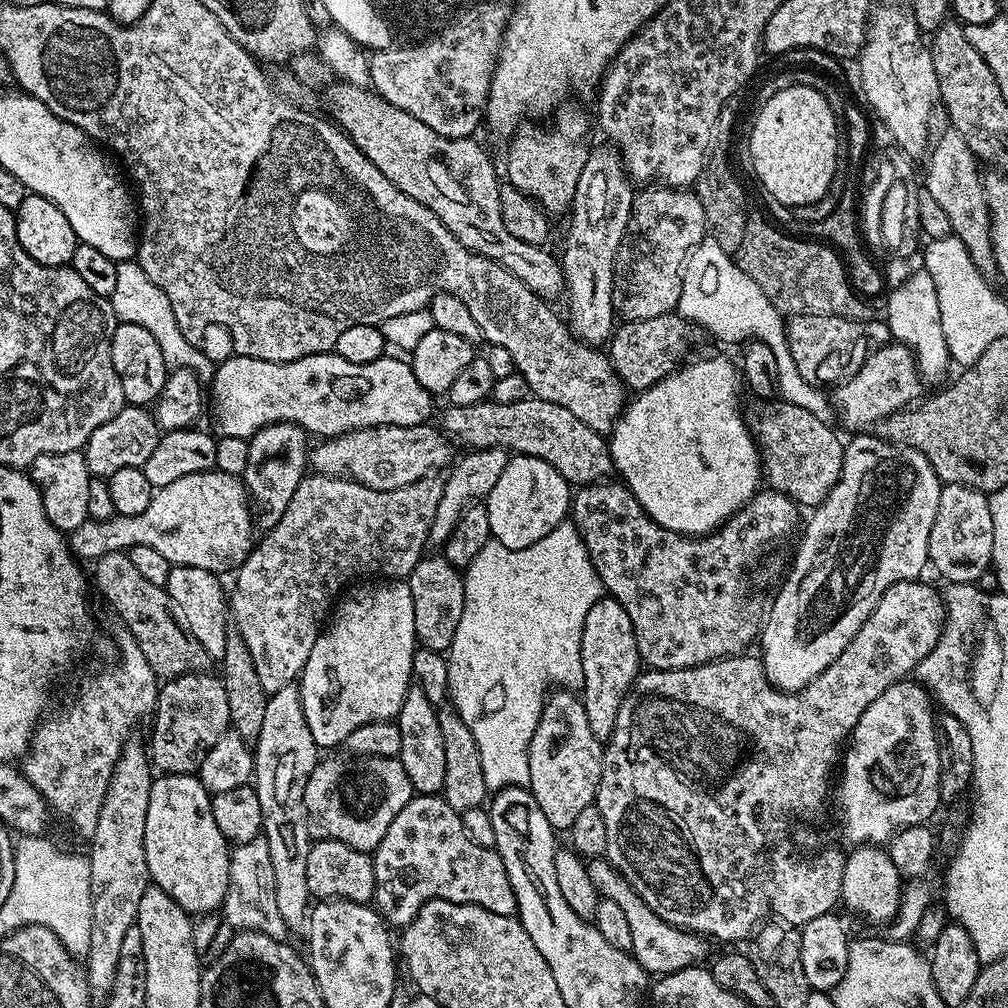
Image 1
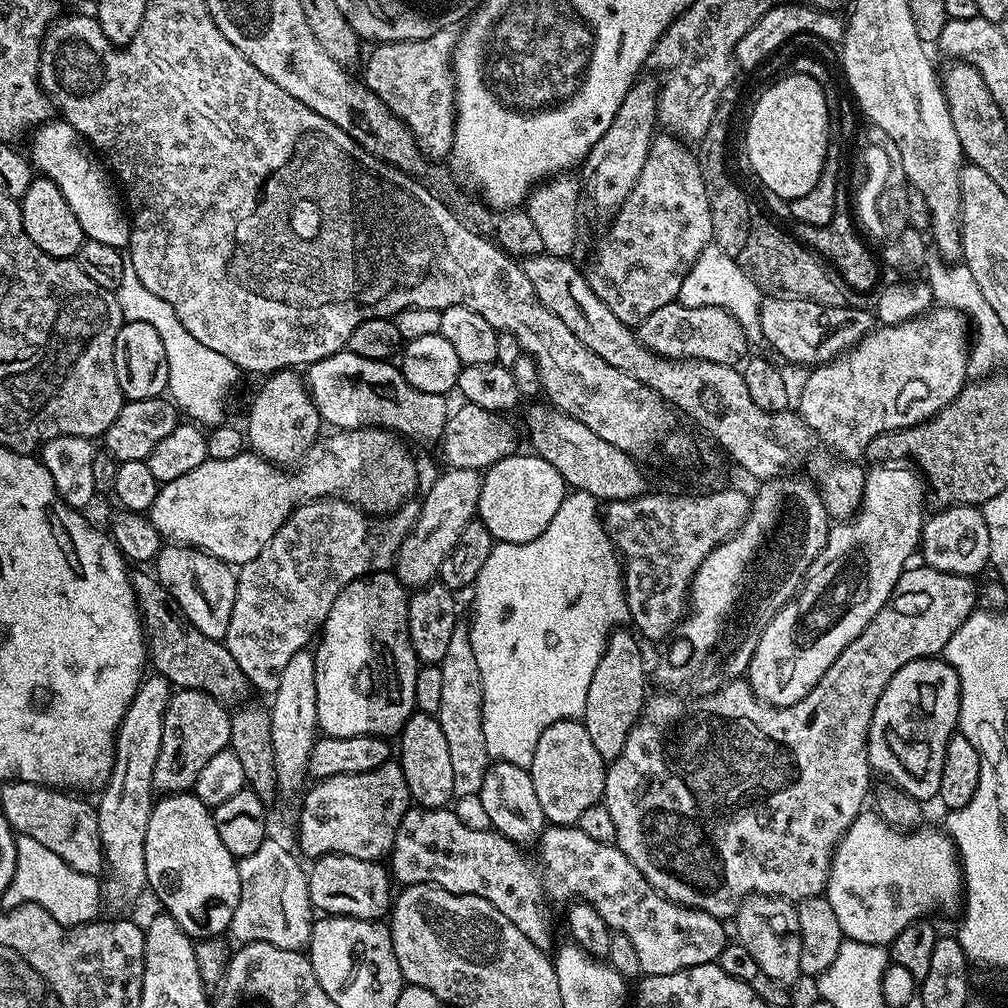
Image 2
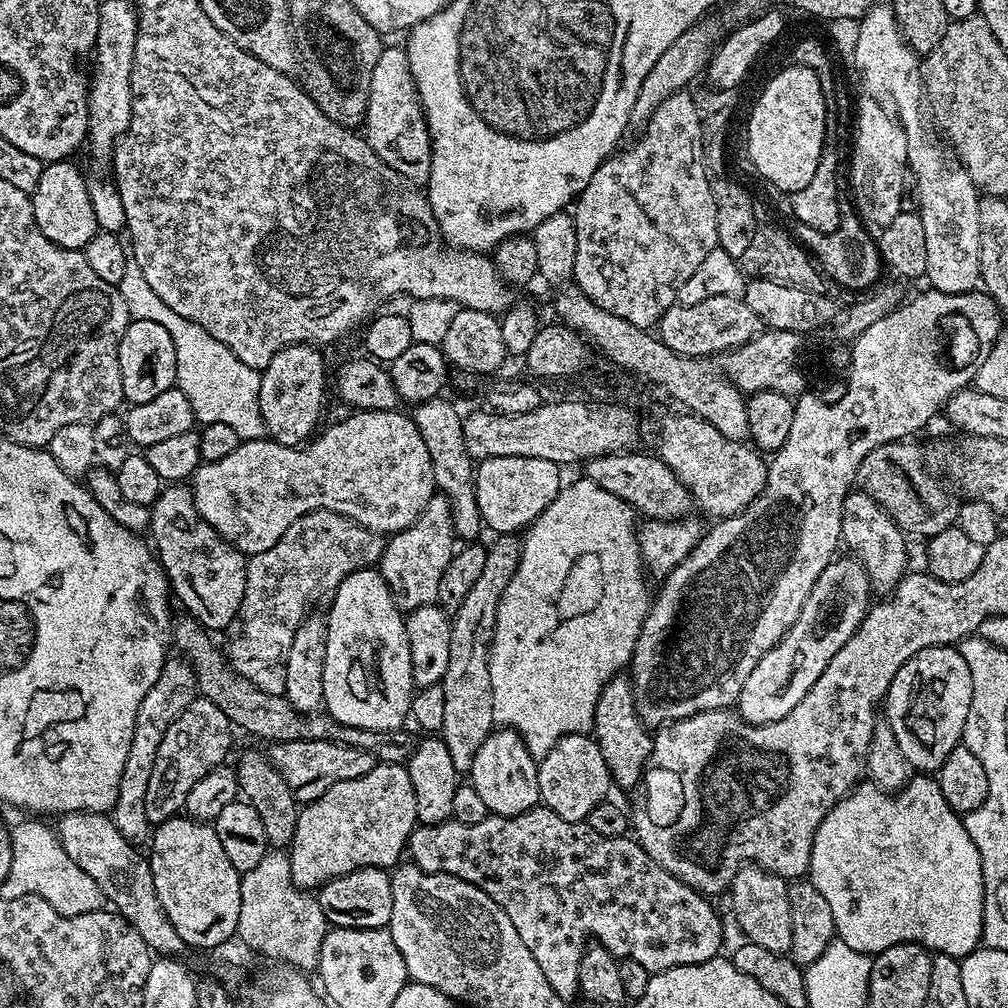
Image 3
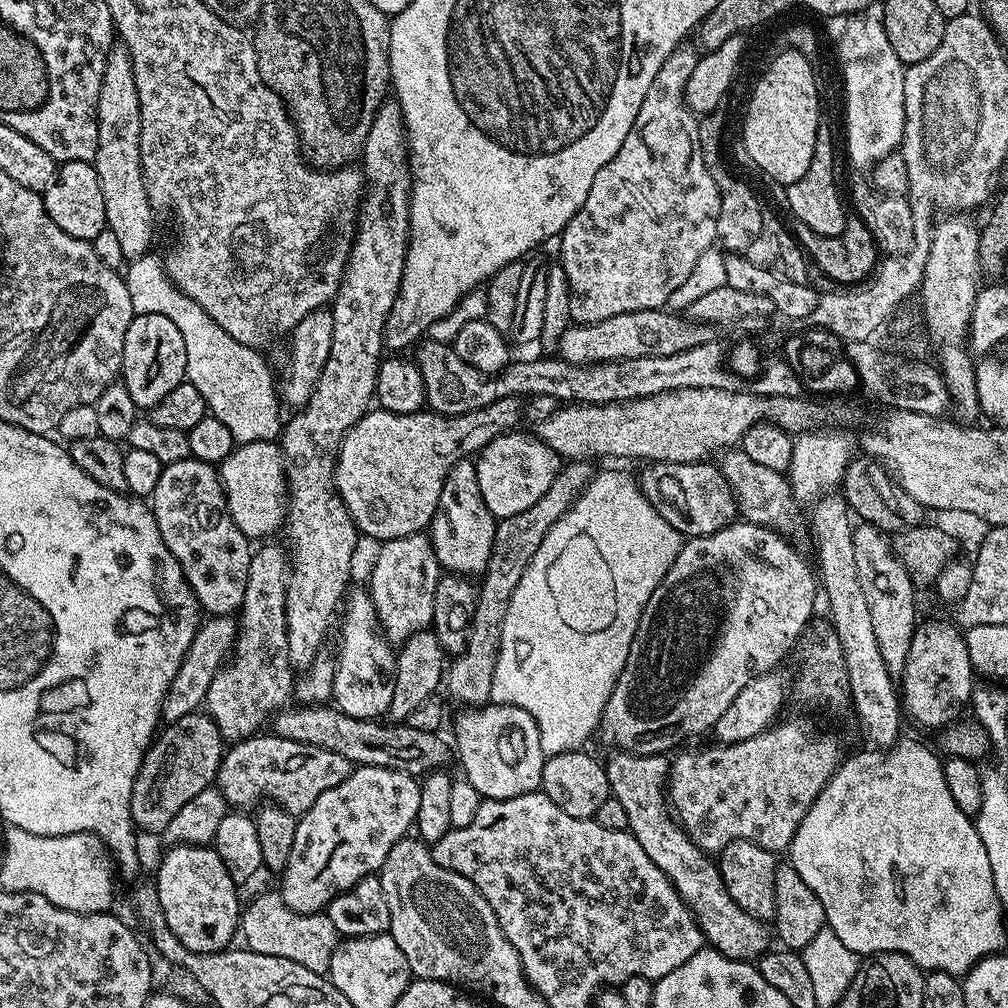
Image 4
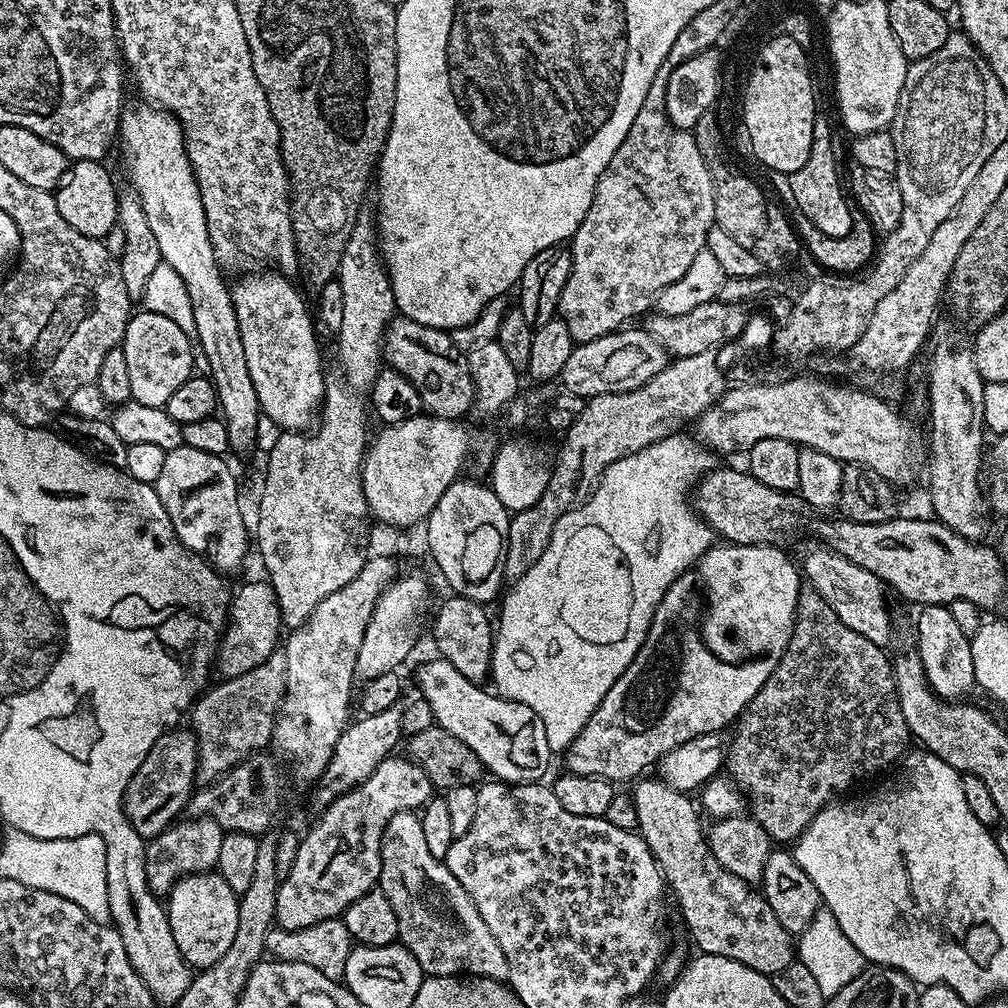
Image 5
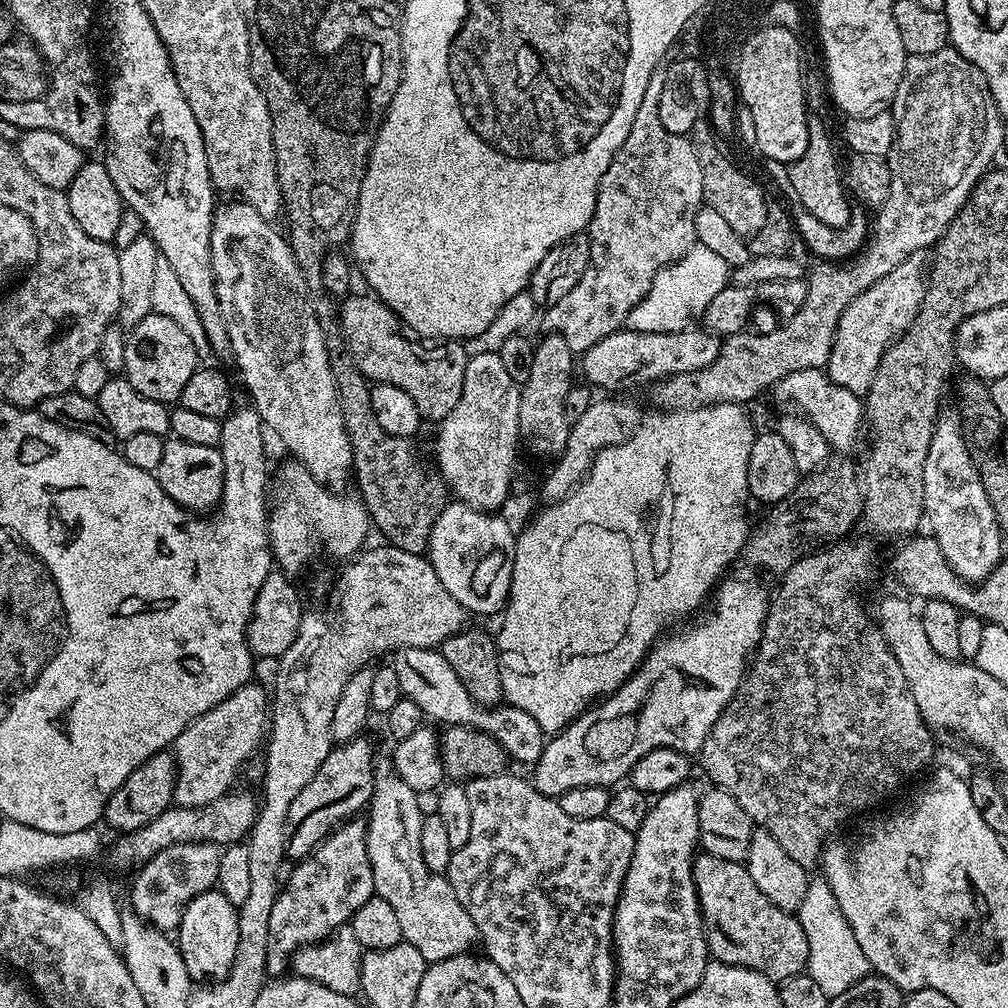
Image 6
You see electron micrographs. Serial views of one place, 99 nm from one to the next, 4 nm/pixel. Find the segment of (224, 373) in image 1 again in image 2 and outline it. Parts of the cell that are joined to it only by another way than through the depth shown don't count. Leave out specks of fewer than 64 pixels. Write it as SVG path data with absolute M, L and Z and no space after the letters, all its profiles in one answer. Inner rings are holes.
M347 350L307 365L306 383L321 421L332 430L386 428L428 444L439 441L450 415L444 396L414 390L395 363L362 358Z

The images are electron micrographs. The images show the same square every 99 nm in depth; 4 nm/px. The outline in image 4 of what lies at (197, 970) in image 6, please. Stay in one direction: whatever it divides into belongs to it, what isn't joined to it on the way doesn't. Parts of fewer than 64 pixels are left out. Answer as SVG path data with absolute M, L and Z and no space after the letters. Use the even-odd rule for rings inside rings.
M178 844L167 849L169 852L160 860L154 883L158 890L158 902L162 902L162 914L166 914L166 926L174 930L174 938L195 952L222 952L233 943L232 935L237 935L242 920L242 900L236 897L238 886L226 874L222 858L218 858L215 847L200 844Z

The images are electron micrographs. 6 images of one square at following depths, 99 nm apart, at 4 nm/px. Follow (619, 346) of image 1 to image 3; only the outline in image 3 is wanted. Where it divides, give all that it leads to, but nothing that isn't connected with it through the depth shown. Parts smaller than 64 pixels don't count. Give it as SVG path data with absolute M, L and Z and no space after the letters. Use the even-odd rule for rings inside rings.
M739 295L715 296L706 298L706 302L681 304L679 302L667 308L658 321L660 341L679 356L694 356L697 358L715 357L717 354L729 352L732 348L742 346L760 335L762 325L758 314L746 306Z

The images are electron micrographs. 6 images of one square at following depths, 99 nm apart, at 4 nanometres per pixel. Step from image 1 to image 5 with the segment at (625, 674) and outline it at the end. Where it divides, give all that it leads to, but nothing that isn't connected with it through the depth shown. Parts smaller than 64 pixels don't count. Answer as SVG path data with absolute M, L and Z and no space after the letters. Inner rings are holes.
M648 778L637 779L634 784L636 789L631 789L630 792L634 810L638 810L638 831L664 873L671 895L672 892L676 895L680 916L684 919L693 942L700 947L697 949L705 956L721 956L734 962L742 962L742 966L750 966L750 970L758 970L769 978L786 970L786 966L790 966L798 956L793 933L785 930L782 922L778 922L774 910L770 910L763 895L753 885L742 882L742 878L734 878L734 874L730 874L730 870L726 870L722 862L714 858L708 845L705 825L700 825L701 813L698 808L696 813L696 808L692 805L693 797L674 790L659 778L644 779Z

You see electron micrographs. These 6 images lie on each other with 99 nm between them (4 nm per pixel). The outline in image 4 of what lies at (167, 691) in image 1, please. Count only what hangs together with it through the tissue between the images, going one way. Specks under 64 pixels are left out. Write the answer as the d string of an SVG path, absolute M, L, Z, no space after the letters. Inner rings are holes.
M203 711L188 713L169 723L164 729L153 739L142 766L136 772L130 798L132 822L141 833L162 834L170 826L174 814L178 814L178 810L182 810L182 806L186 806L190 798L213 787L220 769L220 760L226 751L224 735L211 716Z

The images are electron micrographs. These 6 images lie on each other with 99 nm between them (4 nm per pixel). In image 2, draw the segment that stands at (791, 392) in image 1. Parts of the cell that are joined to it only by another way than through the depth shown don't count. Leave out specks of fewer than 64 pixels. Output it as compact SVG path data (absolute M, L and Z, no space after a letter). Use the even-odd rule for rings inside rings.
M713 242L706 250L702 250L702 254L698 254L698 262L694 262L690 274L686 274L678 302L682 306L718 306L734 314L734 318L738 318L740 325L746 329L749 341L756 342L761 339L761 299L762 289L744 273L744 267L740 265L739 259L726 254Z

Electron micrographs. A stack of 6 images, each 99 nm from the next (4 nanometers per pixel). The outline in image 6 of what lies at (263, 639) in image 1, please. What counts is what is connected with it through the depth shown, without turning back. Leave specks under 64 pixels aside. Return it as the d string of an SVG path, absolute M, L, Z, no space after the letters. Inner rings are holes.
M249 682L234 690L230 698L218 702L214 710L206 710L206 714L178 734L174 745L176 781L172 799L175 807L206 806L227 796L240 767L259 744L261 747L270 724L270 692L256 683Z

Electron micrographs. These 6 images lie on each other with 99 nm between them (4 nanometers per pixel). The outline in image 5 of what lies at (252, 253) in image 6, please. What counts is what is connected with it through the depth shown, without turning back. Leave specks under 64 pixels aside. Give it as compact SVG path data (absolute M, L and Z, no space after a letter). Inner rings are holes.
M271 271L265 276L256 276L253 280L231 285L234 314L238 314L238 330L242 334L242 347L246 350L246 370L250 370L261 413L271 418L281 430L304 430L313 423L324 402L326 364L320 361L320 346L316 342L318 332L309 305L308 308L304 305L303 298L288 281L291 279L287 275Z

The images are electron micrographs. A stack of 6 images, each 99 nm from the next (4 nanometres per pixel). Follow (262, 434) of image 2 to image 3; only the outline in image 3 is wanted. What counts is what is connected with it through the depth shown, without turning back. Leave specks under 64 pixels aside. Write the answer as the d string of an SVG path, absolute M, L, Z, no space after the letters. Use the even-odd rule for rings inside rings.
M291 344L278 350L278 354L274 354L274 358L270 358L268 365L260 372L258 406L264 431L280 444L303 445L317 431L316 423L324 408L324 356L320 352L323 351L315 344Z

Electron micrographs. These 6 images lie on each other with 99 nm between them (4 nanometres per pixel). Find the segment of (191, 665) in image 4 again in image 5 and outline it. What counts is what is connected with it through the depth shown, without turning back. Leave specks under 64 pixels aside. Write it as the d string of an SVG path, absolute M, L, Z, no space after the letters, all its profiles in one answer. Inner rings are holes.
M266 580L250 582L244 585L237 594L235 591L226 614L228 621L221 633L214 662L217 673L220 672L219 675L223 679L246 674L247 670L260 666L270 654L277 651L284 628L277 596L274 594L272 585ZM279 638L280 641L278 642Z

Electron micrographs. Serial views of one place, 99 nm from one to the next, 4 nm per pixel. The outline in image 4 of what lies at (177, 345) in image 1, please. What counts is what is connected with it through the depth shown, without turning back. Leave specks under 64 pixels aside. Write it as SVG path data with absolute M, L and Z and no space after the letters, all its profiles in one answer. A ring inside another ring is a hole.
M155 254L139 256L138 259L131 261L127 268L128 272L125 271L123 277L126 290L130 290L133 313L166 314L166 318L170 318L170 322L178 326L178 331L182 334L182 342L186 342L187 383L194 385L198 389L198 394L202 394L210 415L218 418L218 422L222 422L229 428L230 434L234 434L237 445L275 441L282 432L282 416L280 420L282 401L278 395L277 381L275 379L272 381L272 372L268 369L267 362L260 357L261 353L250 346L242 346L234 342L234 338L230 338L230 334L226 334L226 330L222 330L222 326L218 326L218 322L214 322L214 318L210 318L210 314L202 310L202 306L198 306L196 302L186 298L186 294L177 290L172 284L172 279L168 277L159 255L157 257Z

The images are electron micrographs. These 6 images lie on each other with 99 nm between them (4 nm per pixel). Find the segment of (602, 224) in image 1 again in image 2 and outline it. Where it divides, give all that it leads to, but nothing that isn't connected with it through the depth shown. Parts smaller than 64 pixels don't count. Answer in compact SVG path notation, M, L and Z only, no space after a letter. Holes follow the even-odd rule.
M637 79L630 86L626 98L622 98L622 106L618 106L618 114L614 114L614 122L610 122L606 134L594 142L578 172L583 199L589 200L600 212L615 213L630 190L634 190L634 182L638 182L638 174L642 174L642 166L646 166L648 151L658 132L656 104L660 100L660 84L644 79Z

